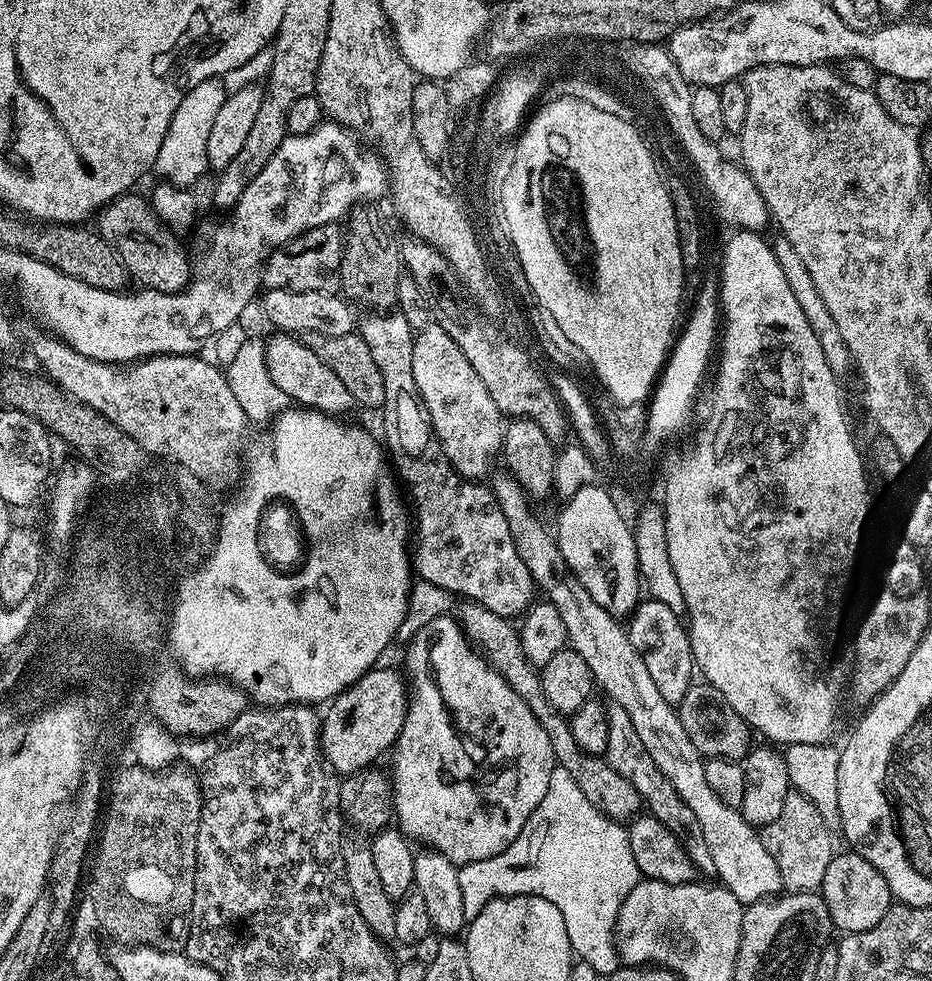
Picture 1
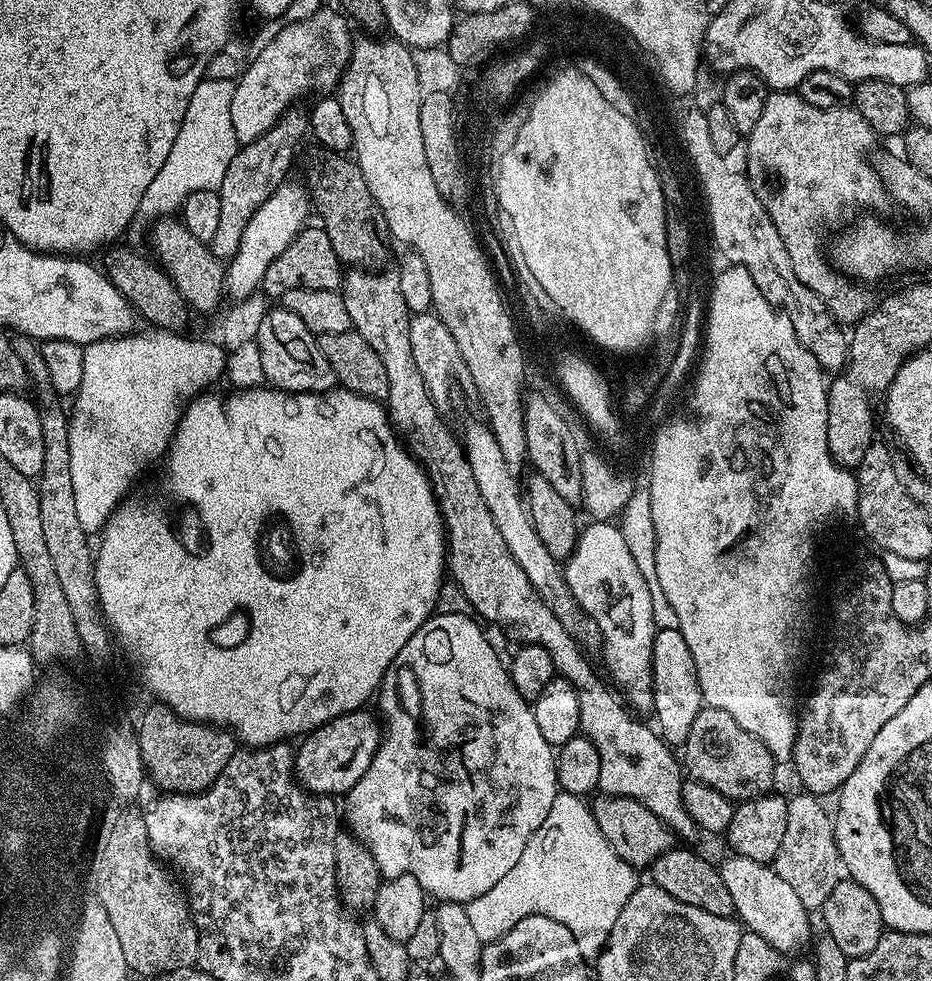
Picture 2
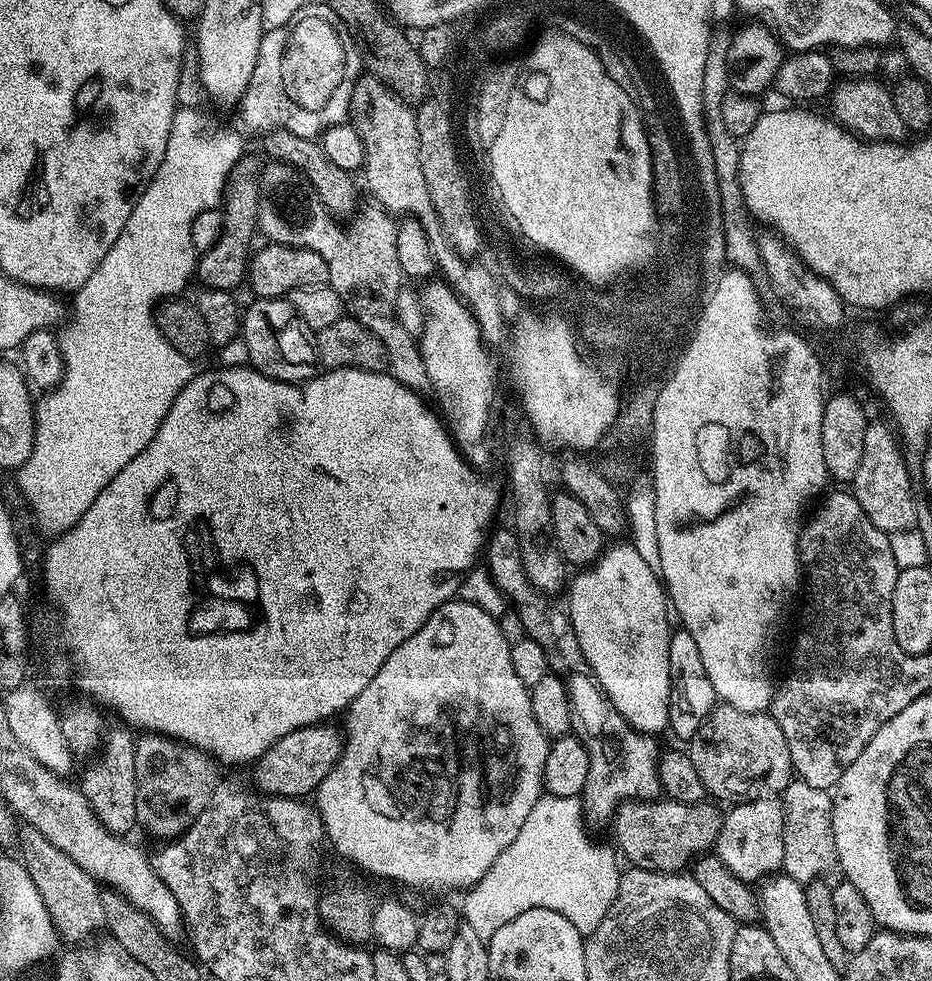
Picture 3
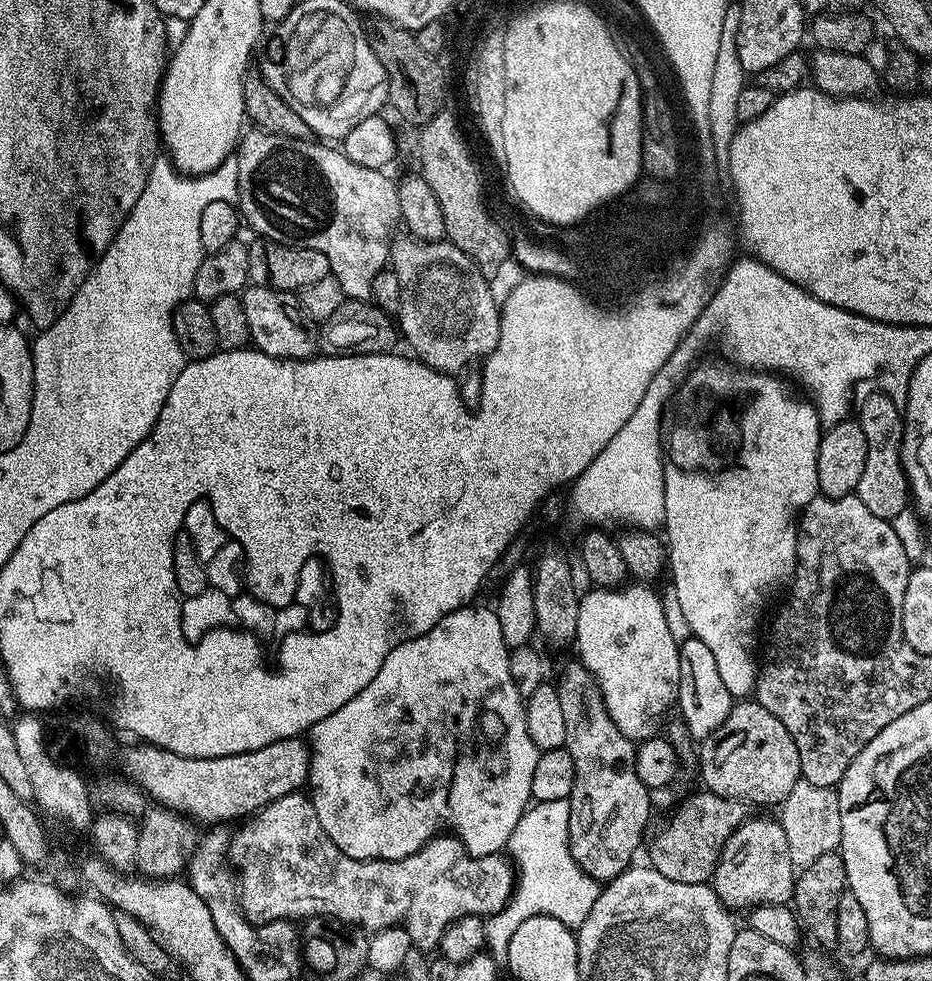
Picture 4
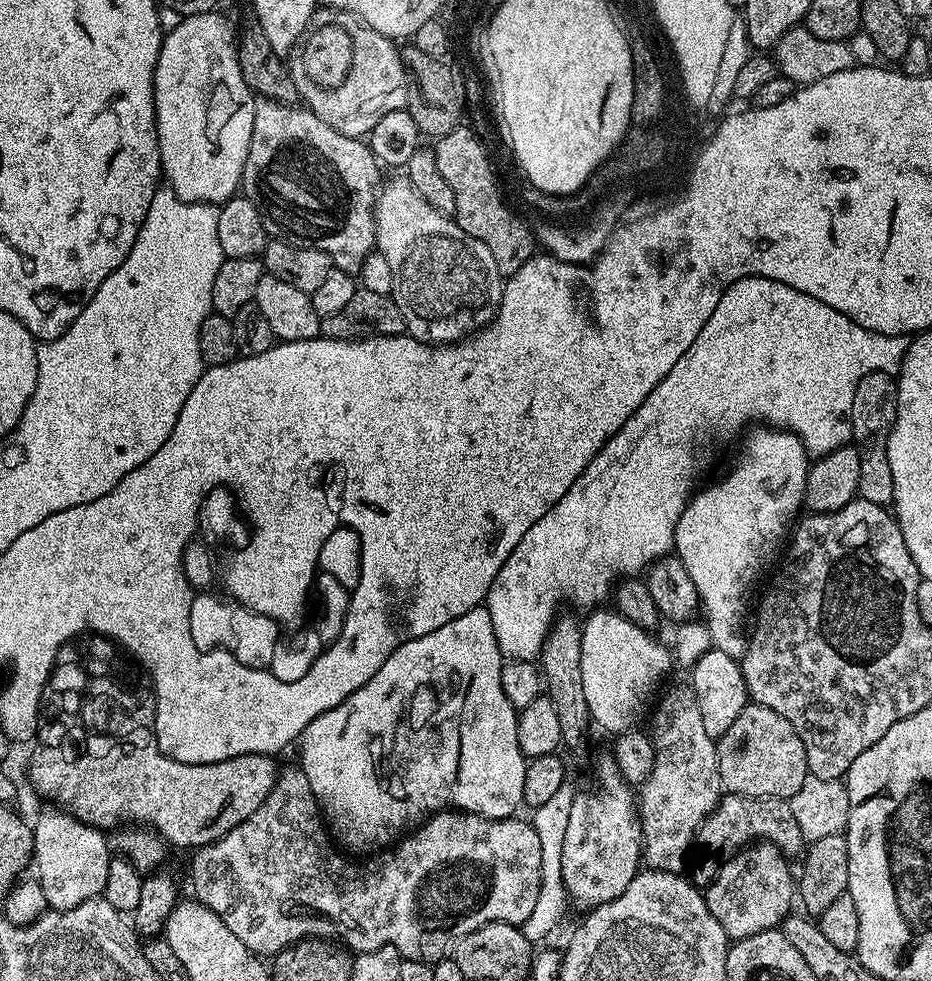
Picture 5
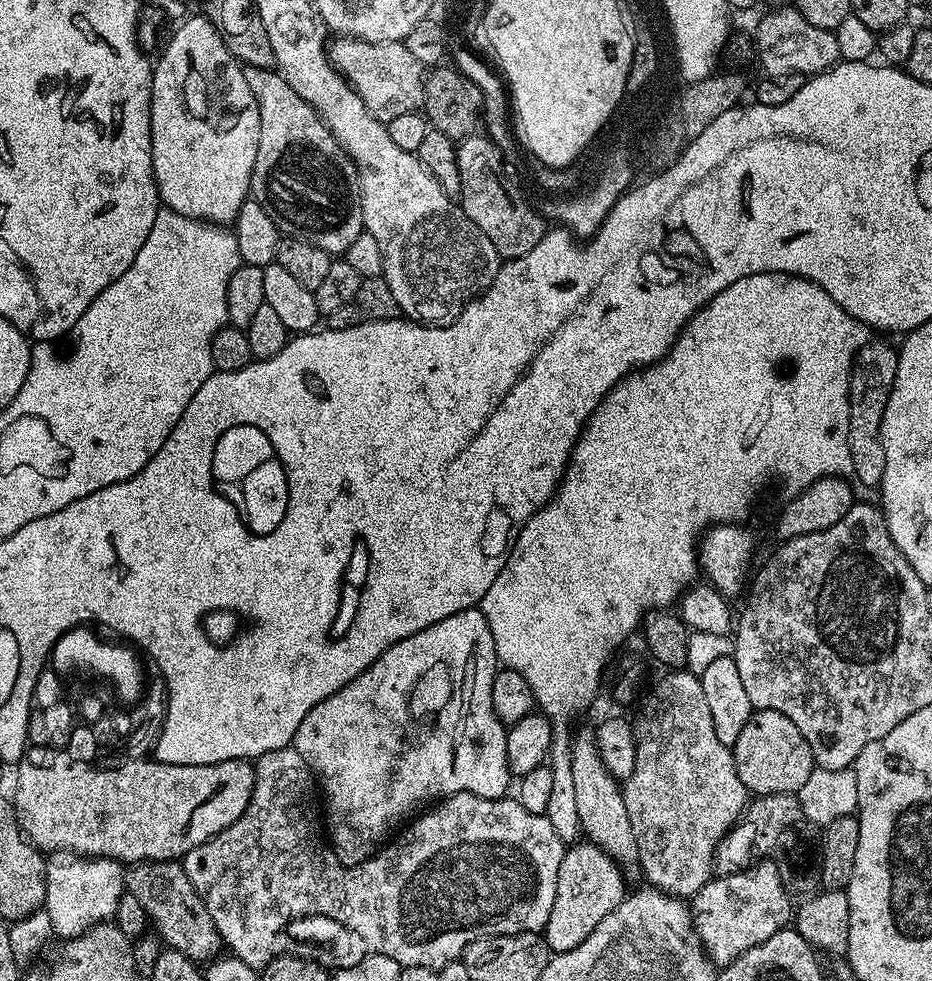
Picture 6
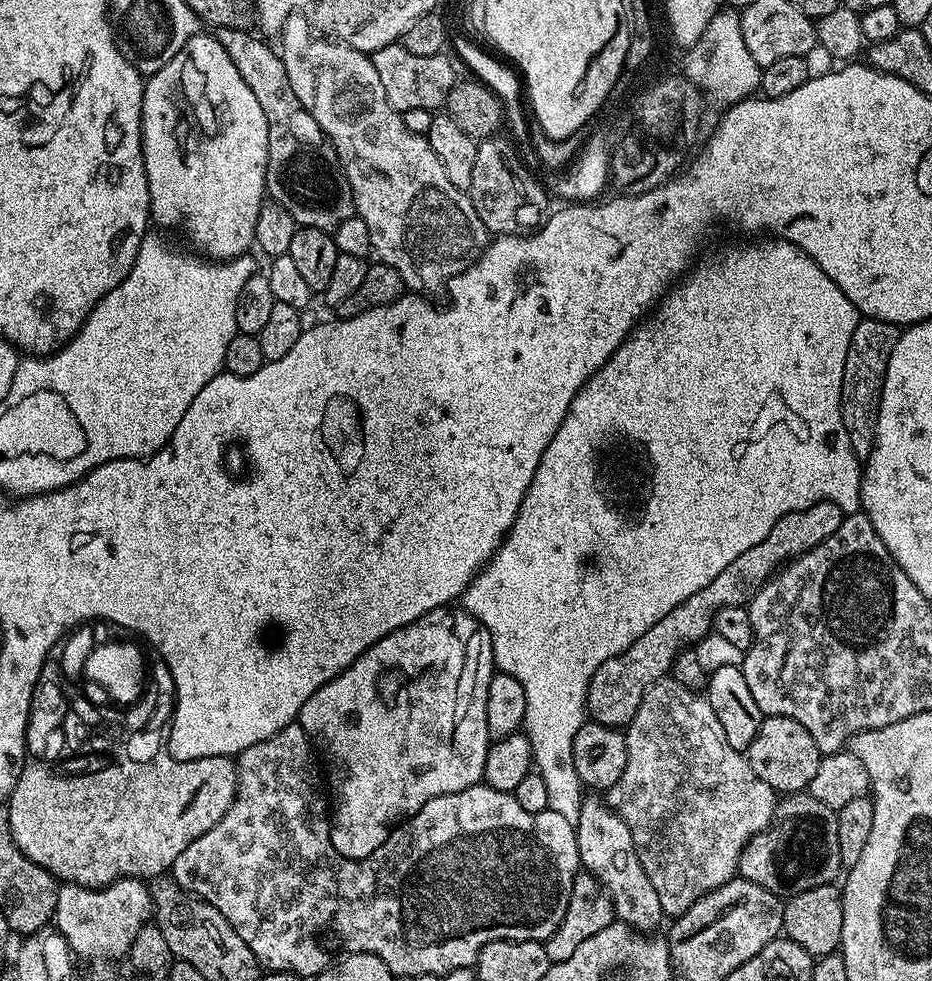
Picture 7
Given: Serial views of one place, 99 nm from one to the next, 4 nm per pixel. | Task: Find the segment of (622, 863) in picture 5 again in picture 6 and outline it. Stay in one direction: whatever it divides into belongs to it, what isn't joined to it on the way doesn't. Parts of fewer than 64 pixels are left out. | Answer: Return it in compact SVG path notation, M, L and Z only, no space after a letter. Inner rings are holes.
M591 842L580 843L573 843L565 851L562 866L558 866L558 894L542 933L553 953L574 950L578 942L586 942L594 926L598 926L598 922L602 922L602 918L606 918L610 910L618 907L626 895L626 876L621 866L598 845Z

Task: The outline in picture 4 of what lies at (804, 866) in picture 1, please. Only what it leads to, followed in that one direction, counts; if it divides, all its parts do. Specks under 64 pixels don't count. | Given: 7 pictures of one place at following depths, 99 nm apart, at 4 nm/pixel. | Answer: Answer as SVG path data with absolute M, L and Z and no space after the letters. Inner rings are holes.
M803 778L794 784L790 794L780 806L780 821L786 830L786 842L789 843L790 858L793 867L801 868L814 862L826 853L837 851L842 836L841 807L835 789L816 787Z

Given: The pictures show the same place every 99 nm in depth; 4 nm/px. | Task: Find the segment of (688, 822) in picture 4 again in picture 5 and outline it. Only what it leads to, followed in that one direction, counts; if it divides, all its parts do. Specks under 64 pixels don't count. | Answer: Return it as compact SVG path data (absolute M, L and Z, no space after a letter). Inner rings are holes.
M721 795L713 812L706 817L696 831L694 855L690 860L690 879L697 886L711 884L725 860L736 855L749 842L772 844L779 852L789 858L803 857L806 839L798 826L789 801L769 796Z

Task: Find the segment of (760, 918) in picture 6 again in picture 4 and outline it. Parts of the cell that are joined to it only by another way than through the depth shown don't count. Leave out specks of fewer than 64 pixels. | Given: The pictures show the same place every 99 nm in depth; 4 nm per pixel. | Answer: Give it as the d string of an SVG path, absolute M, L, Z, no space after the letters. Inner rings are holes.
M739 824L733 830L722 850L720 861L716 864L716 873L710 881L711 887L716 889L716 896L729 910L737 910L736 908L751 910L760 904L788 904L792 899L792 889L798 872L791 862L786 830L766 826L764 830L768 830L768 834L764 832L762 836L752 832L756 828L762 826L758 824L758 826L743 828ZM752 838L758 842L752 842ZM762 838L764 842L760 842Z

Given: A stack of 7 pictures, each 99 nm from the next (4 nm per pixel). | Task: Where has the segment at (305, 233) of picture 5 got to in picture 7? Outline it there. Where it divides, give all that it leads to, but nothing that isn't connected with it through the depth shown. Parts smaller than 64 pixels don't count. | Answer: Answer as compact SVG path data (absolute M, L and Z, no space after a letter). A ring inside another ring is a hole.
M222 28L218 39L230 54L230 62L238 66L238 74L246 78L246 86L250 86L254 98L258 98L268 119L267 195L277 200L296 219L299 227L332 232L355 213L350 182L342 170L338 154L321 132L318 122L314 122L302 102L298 102L294 90L290 90L290 78L286 78L286 66L282 66L279 51L259 40L264 38L252 34L242 28Z

